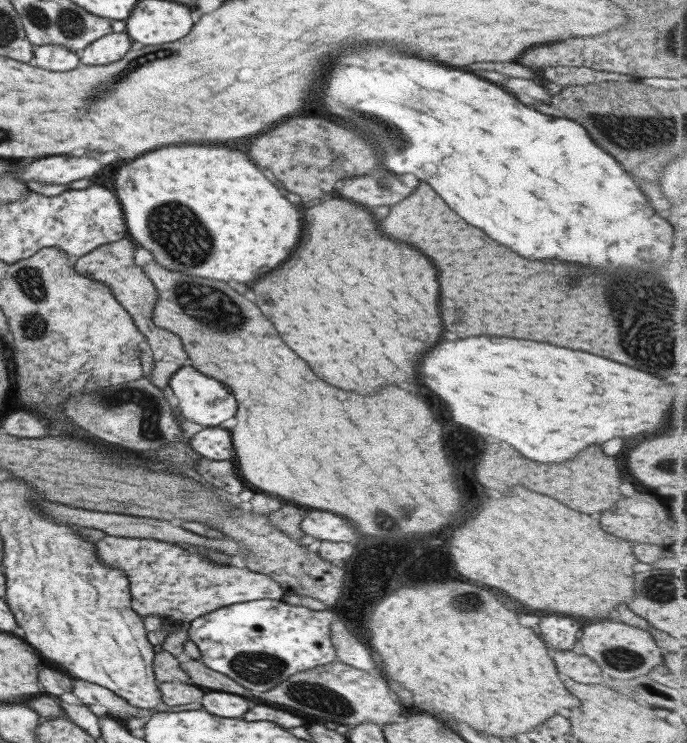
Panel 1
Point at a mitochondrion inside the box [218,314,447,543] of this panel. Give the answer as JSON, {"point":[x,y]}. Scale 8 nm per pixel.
{"point":[390,521]}

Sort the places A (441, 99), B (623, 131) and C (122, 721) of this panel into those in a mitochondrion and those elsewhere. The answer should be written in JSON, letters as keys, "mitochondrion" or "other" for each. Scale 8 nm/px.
{"A":"other","B":"mitochondrion","C":"other"}

